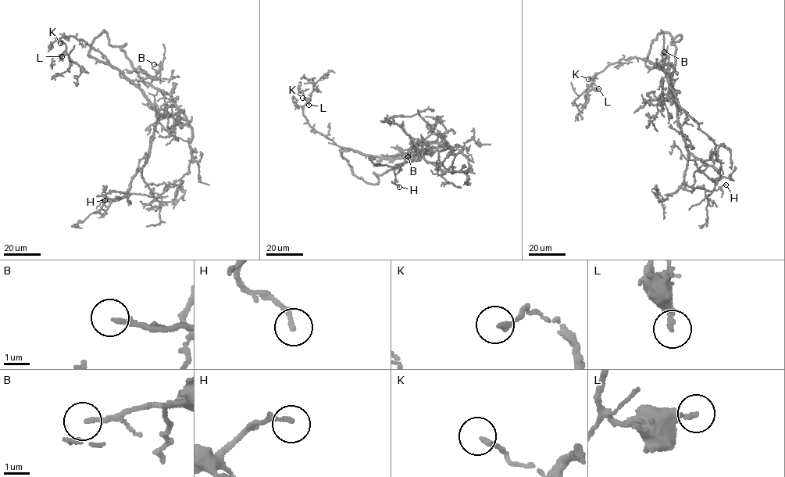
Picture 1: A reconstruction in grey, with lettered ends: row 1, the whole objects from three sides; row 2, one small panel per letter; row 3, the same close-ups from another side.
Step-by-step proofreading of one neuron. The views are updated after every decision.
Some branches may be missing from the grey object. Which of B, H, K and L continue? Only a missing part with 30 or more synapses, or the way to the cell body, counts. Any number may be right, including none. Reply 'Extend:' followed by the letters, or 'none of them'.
Extend: L

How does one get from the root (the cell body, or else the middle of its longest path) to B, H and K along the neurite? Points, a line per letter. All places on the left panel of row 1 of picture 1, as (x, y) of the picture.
B: (145, 96), (131, 80), (157, 79), (162, 66), (154, 64)
H: (145, 96), (157, 119), (147, 163), (137, 171), (123, 197), (109, 202), (101, 202), (101, 199), (105, 200)
K: (145, 96), (133, 83), (111, 67), (100, 52), (82, 40), (64, 35), (59, 39), (64, 43), (60, 43)

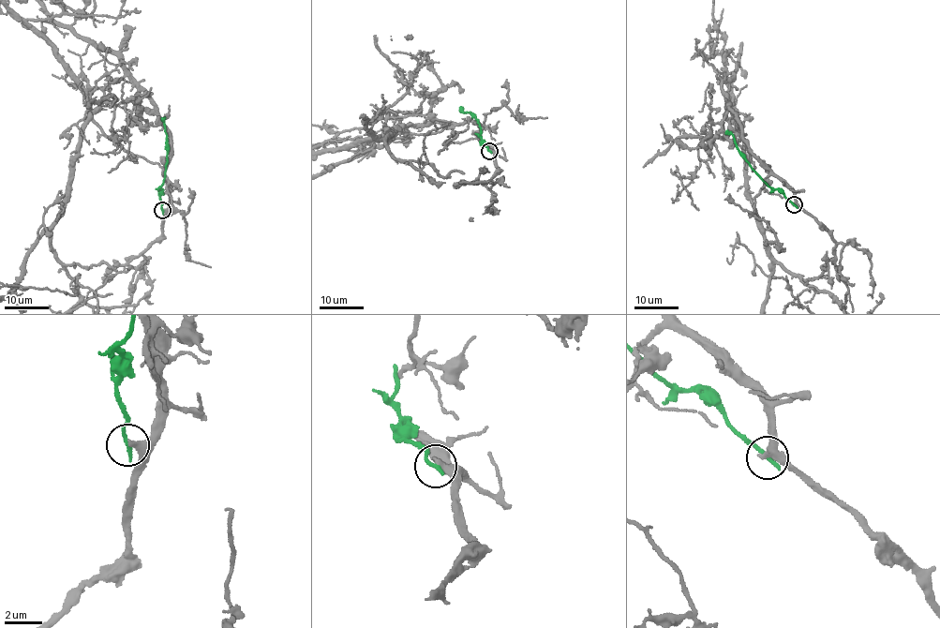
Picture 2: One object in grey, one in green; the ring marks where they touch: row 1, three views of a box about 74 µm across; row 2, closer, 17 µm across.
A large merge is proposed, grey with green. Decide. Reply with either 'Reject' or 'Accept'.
Reject

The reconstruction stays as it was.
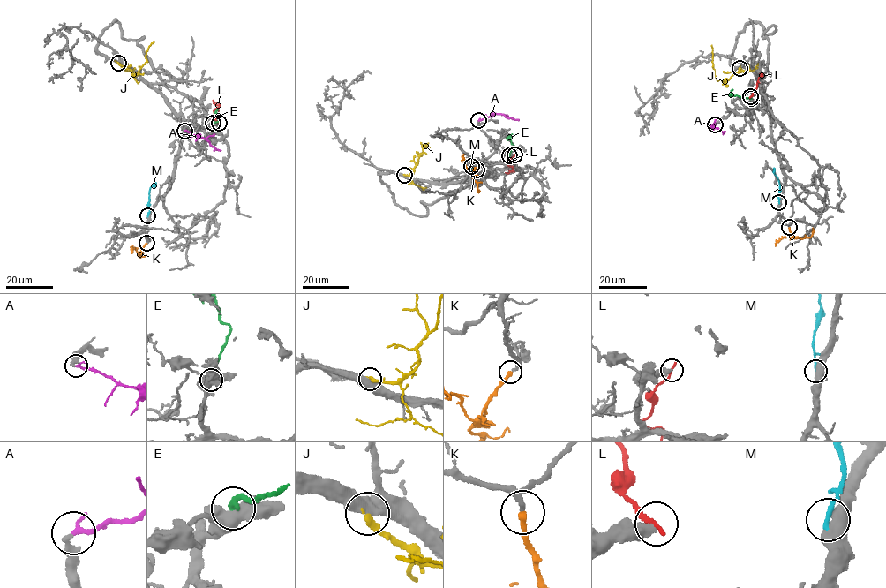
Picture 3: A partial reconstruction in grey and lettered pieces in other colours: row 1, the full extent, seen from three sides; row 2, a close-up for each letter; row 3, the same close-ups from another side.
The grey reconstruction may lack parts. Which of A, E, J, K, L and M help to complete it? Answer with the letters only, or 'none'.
A, K

